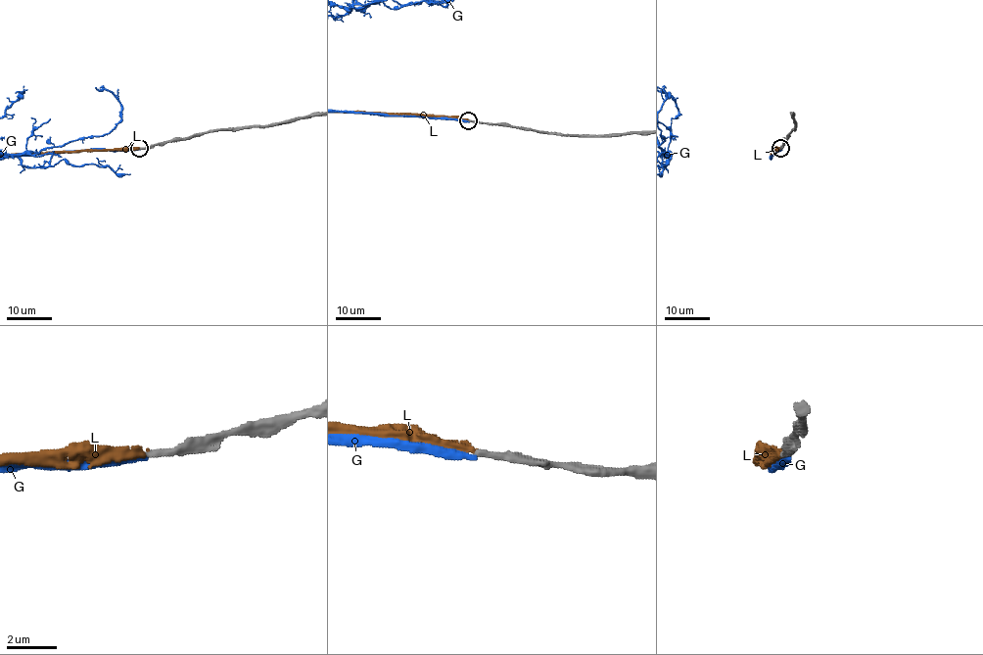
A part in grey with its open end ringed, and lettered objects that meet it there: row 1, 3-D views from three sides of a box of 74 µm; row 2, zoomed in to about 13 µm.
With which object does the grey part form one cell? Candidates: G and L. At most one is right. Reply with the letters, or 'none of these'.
L

